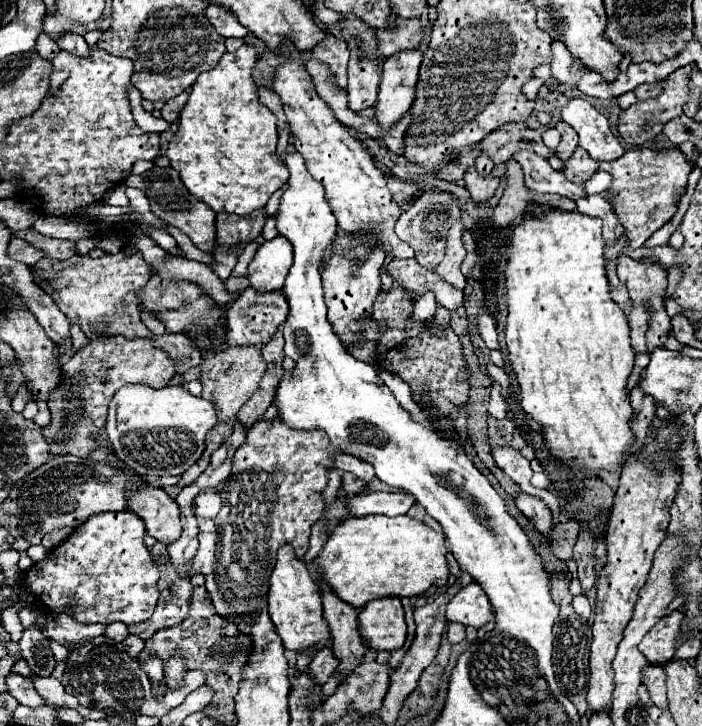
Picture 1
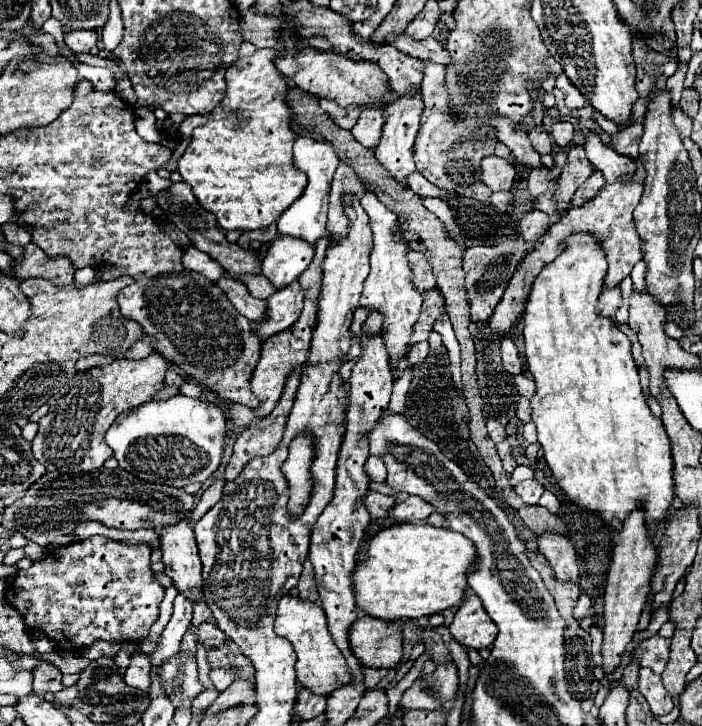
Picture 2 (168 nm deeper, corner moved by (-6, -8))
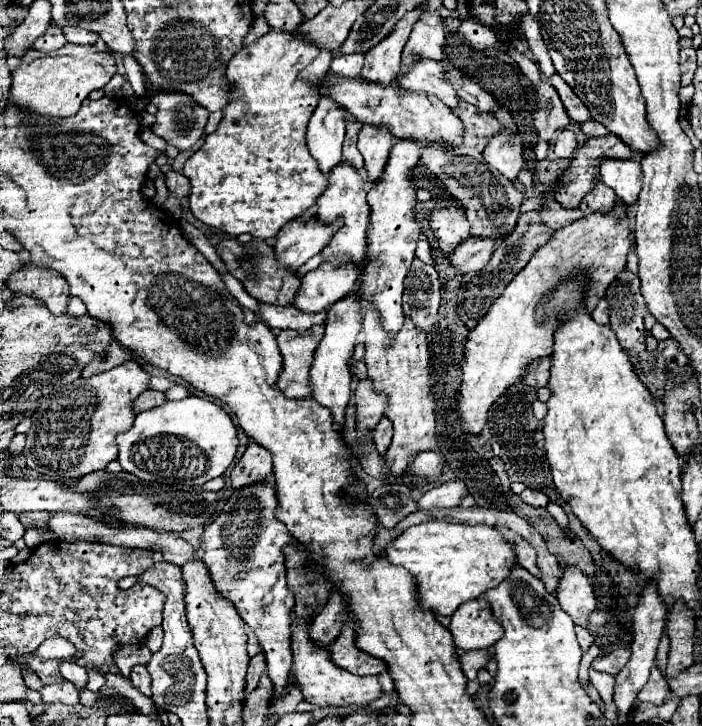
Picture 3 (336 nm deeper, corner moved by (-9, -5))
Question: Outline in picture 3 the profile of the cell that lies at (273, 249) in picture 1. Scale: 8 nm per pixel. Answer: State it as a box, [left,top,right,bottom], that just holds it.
[276,219,342,271]

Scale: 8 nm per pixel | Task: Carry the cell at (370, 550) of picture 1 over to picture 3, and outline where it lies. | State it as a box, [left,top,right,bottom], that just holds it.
[386,521,518,615]

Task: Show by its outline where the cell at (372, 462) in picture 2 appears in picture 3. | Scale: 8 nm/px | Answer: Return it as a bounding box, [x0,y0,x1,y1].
[374,417,392,455]

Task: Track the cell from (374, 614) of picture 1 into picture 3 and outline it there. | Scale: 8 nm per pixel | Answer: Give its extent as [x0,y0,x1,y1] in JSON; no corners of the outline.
[330,623,386,677]

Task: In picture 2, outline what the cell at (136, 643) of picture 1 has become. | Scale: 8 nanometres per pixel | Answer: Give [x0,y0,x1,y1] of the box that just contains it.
[125,652,151,690]

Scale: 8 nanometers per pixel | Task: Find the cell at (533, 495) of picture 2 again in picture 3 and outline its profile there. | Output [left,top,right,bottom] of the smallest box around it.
[520,489,548,507]

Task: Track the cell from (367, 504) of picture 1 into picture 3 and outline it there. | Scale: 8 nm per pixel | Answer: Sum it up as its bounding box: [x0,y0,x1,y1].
[418,481,466,509]

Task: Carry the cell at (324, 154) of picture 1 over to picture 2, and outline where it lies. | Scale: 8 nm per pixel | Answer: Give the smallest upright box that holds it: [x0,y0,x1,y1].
[359,188,423,366]

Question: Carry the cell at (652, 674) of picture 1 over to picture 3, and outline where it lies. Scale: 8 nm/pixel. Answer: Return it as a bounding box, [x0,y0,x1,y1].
[638,665,670,705]

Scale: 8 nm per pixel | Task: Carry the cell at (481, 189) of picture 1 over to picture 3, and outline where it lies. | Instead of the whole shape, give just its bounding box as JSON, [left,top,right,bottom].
[484,127,524,179]

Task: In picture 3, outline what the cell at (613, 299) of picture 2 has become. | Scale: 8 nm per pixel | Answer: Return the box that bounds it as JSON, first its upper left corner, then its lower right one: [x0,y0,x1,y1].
[592,299,608,325]

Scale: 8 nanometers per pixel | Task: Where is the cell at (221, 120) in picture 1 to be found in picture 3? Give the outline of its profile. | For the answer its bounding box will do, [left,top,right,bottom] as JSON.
[182,29,332,239]

